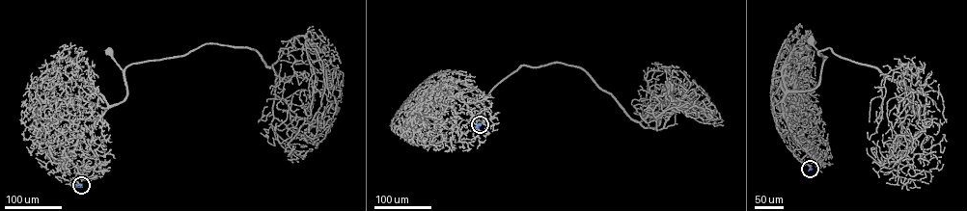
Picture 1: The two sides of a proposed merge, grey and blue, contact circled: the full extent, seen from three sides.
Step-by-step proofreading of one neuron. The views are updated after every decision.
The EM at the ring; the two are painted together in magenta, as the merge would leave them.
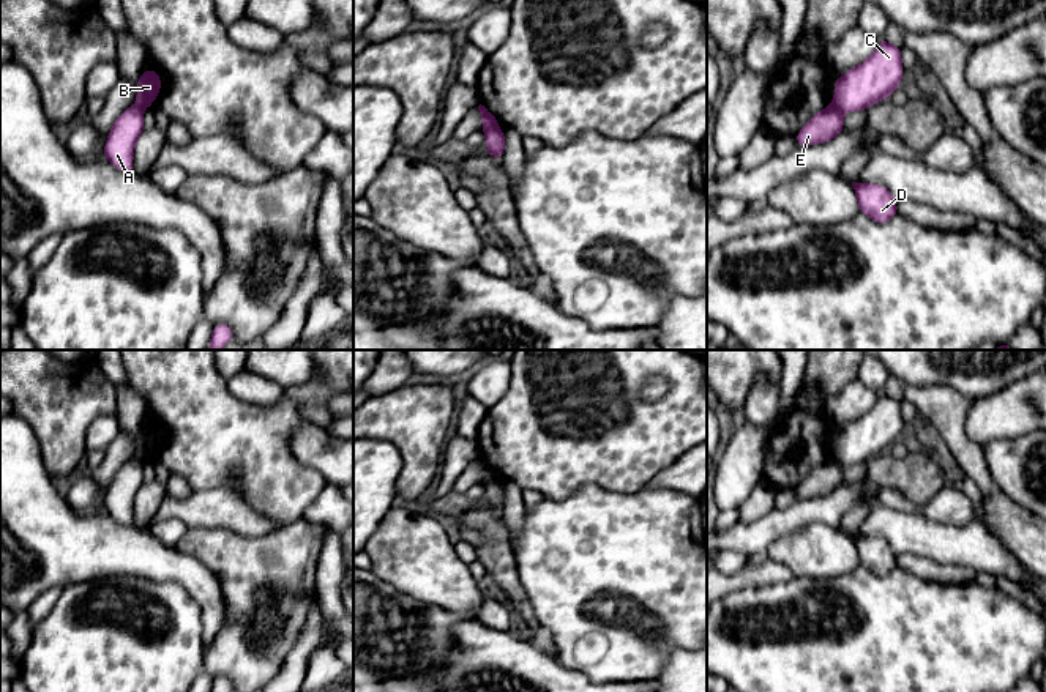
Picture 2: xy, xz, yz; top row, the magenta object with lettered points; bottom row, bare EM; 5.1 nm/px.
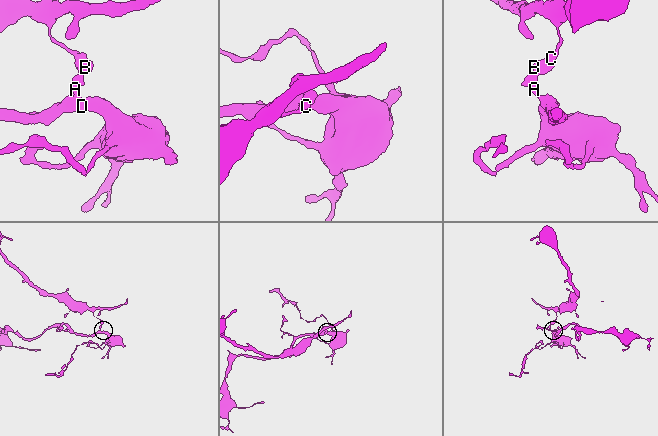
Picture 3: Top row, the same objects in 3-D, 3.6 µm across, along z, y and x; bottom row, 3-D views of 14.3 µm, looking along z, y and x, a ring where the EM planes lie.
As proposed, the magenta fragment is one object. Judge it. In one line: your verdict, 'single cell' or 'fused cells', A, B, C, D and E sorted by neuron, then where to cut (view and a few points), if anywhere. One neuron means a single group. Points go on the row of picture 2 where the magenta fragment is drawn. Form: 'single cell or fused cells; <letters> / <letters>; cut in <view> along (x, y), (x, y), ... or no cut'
fused cells; A D E / B C; cut in xz along (496, 125), (486, 134)

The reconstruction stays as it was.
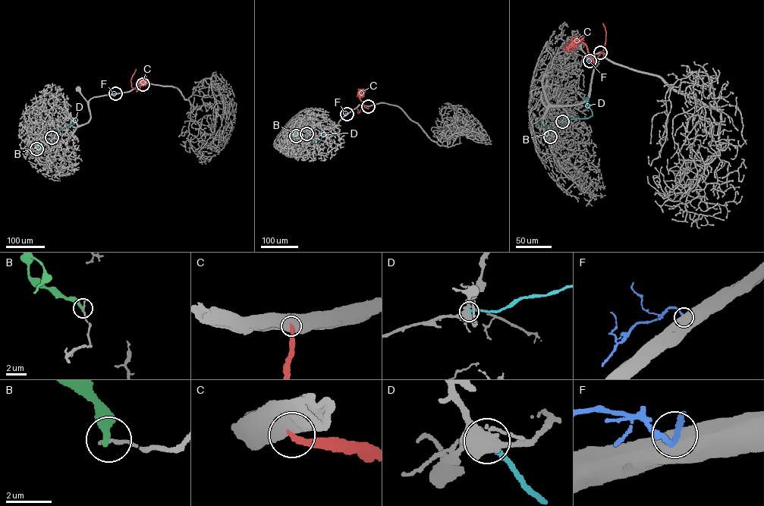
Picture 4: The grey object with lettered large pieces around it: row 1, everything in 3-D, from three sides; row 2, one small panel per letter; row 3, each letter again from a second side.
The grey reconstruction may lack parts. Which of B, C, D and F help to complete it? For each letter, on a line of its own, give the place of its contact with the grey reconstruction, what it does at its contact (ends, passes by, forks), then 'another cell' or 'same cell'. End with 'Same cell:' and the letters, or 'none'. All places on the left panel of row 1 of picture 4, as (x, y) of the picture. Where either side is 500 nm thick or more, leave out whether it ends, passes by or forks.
B: meets grey at (36, 149); it ends there; another cell
C: meets grey at (143, 84); another cell
D: meets grey at (51, 137); it ends there; another cell
F: meets grey at (115, 93); another cell
Same cell: none

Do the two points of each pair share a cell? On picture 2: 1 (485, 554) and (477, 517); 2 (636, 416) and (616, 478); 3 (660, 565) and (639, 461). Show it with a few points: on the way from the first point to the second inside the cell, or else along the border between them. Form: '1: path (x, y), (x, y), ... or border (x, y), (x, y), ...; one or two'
1: path (489, 544), (489, 530), (486, 527); one
2: path (620, 432), (617, 435), (617, 462); one
3: border (644, 487), (635, 492), (608, 492); two

